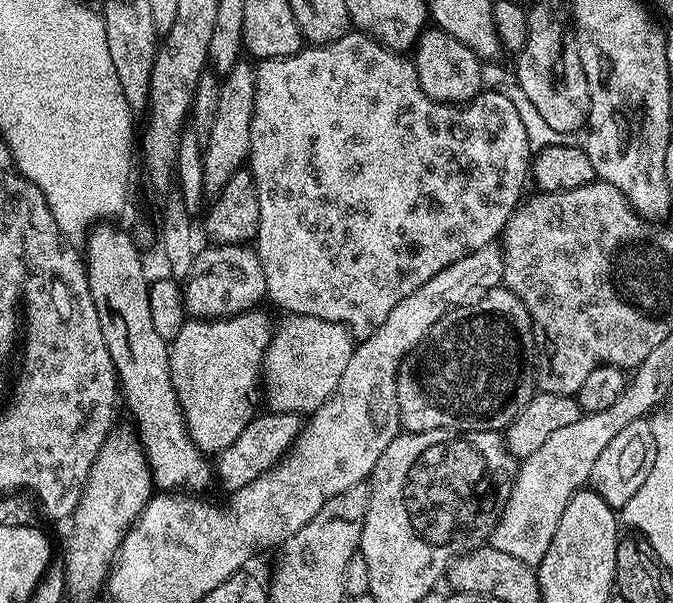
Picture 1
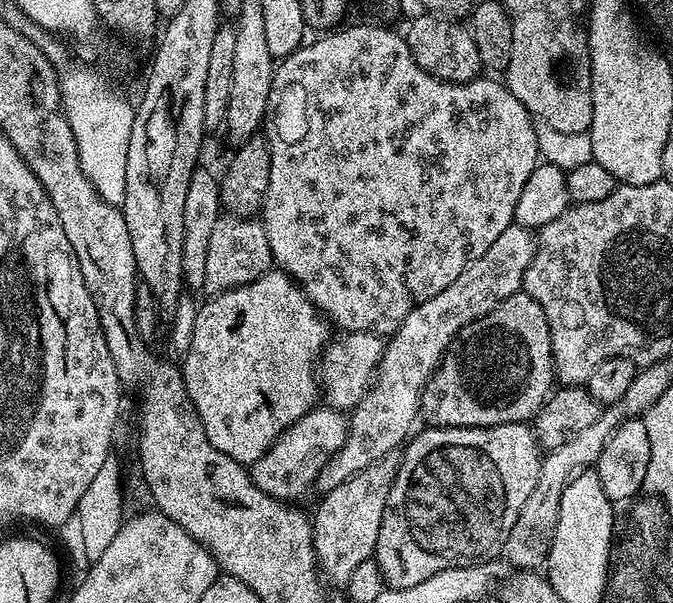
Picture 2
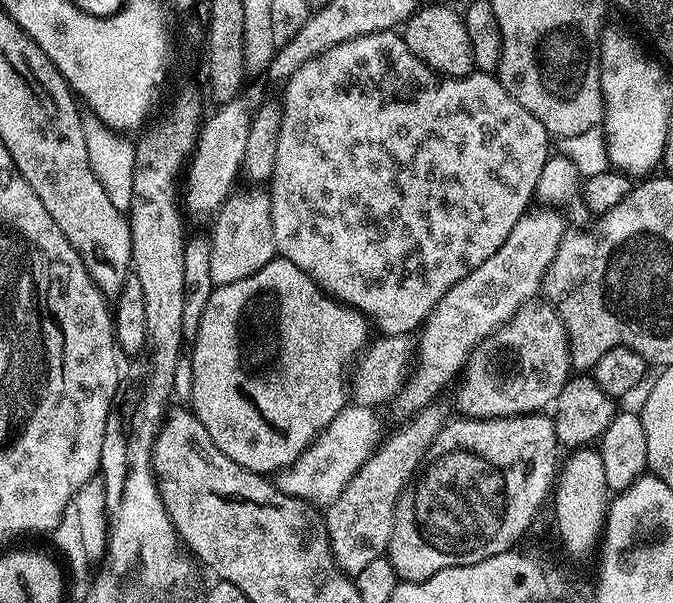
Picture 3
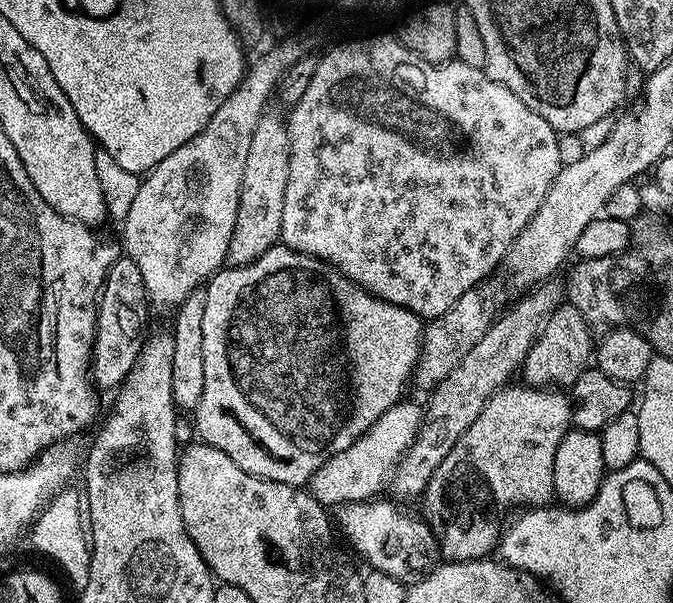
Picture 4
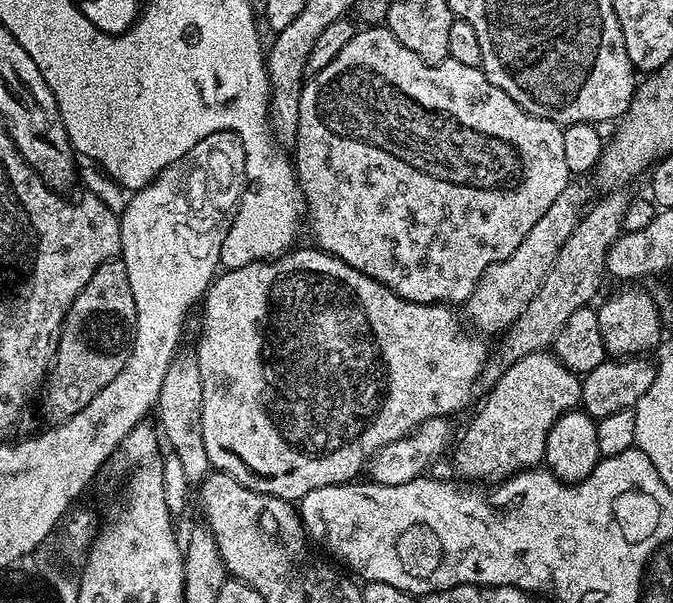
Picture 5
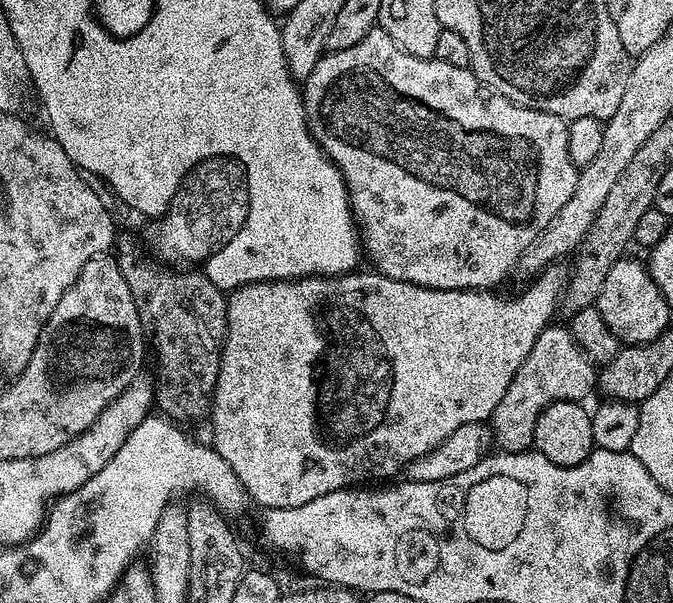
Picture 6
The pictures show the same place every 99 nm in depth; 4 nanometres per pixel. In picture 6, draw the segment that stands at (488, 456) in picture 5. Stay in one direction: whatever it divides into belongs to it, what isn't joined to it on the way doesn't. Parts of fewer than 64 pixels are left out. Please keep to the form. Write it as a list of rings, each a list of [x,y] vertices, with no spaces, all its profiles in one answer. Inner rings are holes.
[[[546,327],[542,330],[542,334],[538,334],[534,342],[534,350],[530,350],[526,362],[522,362],[518,374],[514,374],[514,382],[510,382],[506,394],[502,394],[502,402],[498,402],[490,418],[490,428],[492,424],[491,431],[494,433],[495,443],[497,440],[500,443],[497,445],[503,451],[522,452],[533,447],[534,426],[542,410],[546,410],[546,406],[563,400],[584,402],[592,391],[594,393],[597,391],[597,365],[584,355],[567,327],[556,327]]]

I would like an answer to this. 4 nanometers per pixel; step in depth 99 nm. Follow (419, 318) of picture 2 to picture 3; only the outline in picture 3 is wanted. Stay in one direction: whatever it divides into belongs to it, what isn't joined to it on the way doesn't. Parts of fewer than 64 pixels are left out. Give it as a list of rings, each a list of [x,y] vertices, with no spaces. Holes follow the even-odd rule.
[[[548,206],[536,207],[529,207],[524,216],[518,218],[518,226],[514,226],[514,230],[510,230],[510,238],[506,238],[506,242],[502,242],[502,246],[498,246],[498,250],[494,250],[494,254],[490,254],[490,258],[486,258],[486,262],[482,262],[482,266],[478,266],[478,270],[474,270],[466,278],[462,278],[462,282],[453,286],[424,321],[422,333],[424,332],[424,340],[428,343],[428,361],[425,362],[420,377],[413,384],[411,381],[402,392],[402,400],[405,400],[412,410],[419,410],[433,403],[439,397],[436,395],[456,375],[456,379],[461,375],[462,369],[468,363],[468,357],[471,356],[476,346],[500,329],[523,304],[529,303],[535,297],[532,295],[536,291],[538,293],[541,291],[548,268],[554,262],[555,255],[558,254],[559,246],[566,235],[566,227],[564,228],[566,216],[565,213],[563,216],[560,212],[551,212],[553,209]]]

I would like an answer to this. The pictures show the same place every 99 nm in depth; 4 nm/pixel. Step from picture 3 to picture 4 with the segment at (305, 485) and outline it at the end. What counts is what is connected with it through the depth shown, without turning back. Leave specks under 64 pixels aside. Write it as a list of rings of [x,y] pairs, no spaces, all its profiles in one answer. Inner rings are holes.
[[[395,404],[370,426],[350,447],[334,454],[311,478],[310,491],[319,504],[339,506],[355,500],[370,500],[381,495],[391,481],[392,474],[400,465],[409,446],[420,435],[422,408],[416,404]]]

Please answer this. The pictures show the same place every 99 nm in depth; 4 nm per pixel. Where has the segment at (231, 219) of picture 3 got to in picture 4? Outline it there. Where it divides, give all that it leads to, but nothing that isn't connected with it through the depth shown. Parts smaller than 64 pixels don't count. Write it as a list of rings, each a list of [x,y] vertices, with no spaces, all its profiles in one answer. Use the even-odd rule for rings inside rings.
[[[265,111],[258,118],[258,126],[254,126],[254,135],[250,138],[250,151],[246,153],[246,170],[242,170],[238,214],[228,247],[227,263],[232,266],[254,262],[280,240],[290,142],[285,117],[272,111]]]

